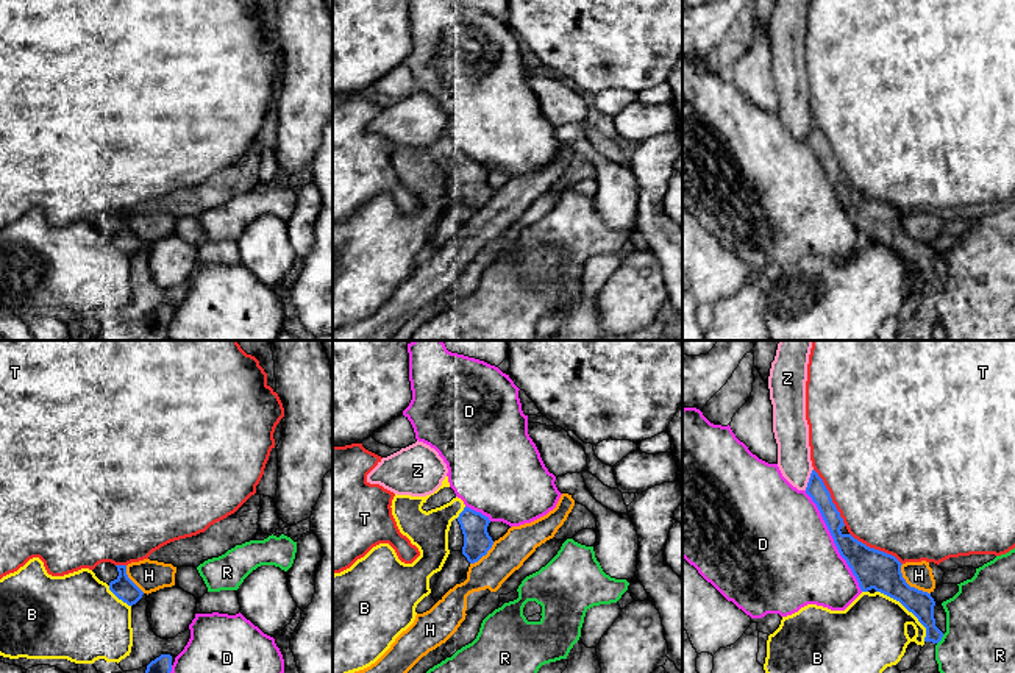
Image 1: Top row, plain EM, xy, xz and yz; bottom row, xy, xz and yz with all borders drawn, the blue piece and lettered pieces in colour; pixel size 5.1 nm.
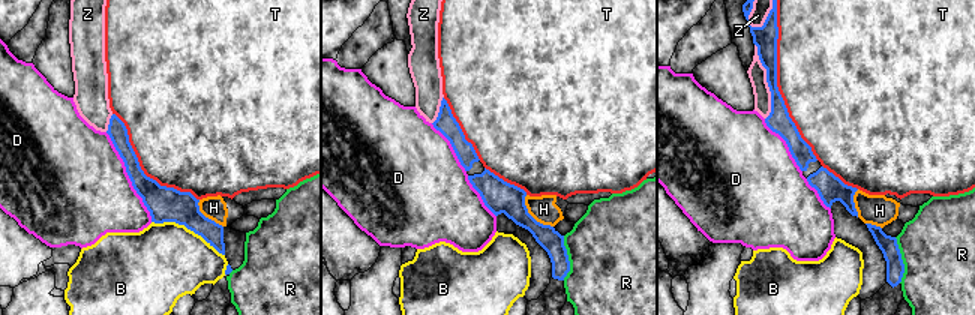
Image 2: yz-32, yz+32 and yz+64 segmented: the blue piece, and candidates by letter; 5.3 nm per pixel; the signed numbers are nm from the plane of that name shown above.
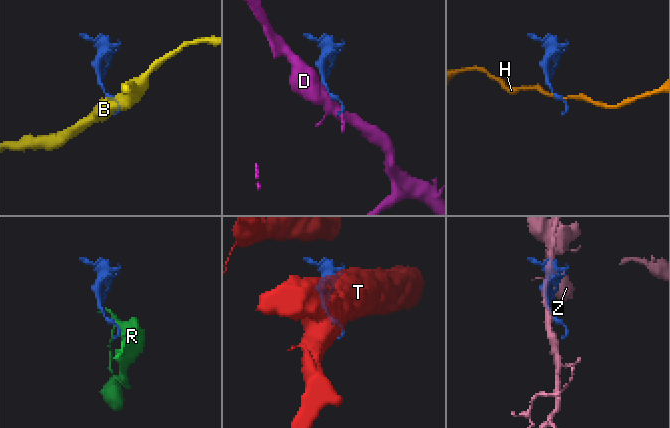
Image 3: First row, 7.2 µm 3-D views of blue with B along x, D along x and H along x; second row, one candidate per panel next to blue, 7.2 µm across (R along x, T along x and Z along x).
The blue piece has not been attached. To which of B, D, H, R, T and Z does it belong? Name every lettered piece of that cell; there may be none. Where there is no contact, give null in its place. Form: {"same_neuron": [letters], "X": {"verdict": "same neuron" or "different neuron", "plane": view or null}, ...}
{"same_neuron": [], "B": {"verdict": "different neuron", "plane": "yz"}, "D": {"verdict": "different neuron", "plane": "yz"}, "H": {"verdict": "different neuron", "plane": "yz"}, "R": {"verdict": "different neuron", "plane": "yz"}, "T": {"verdict": "different neuron", "plane": "yz"}, "Z": {"verdict": "different neuron", "plane": "yz"}}

